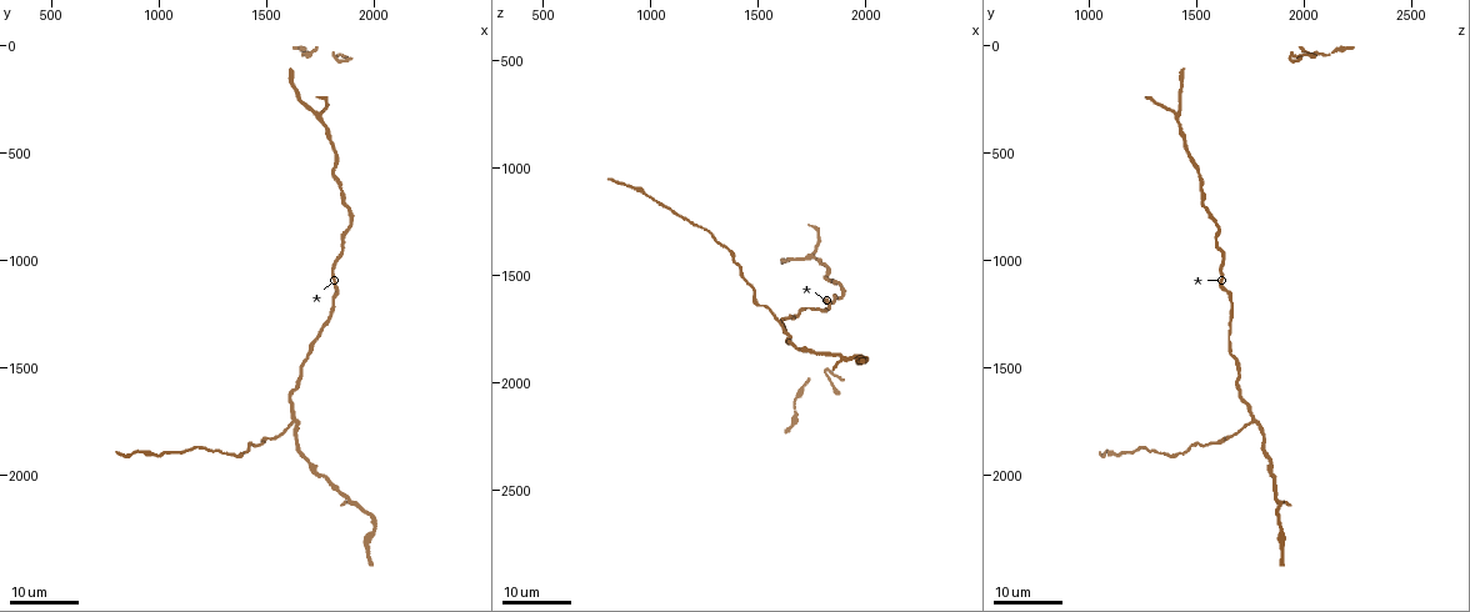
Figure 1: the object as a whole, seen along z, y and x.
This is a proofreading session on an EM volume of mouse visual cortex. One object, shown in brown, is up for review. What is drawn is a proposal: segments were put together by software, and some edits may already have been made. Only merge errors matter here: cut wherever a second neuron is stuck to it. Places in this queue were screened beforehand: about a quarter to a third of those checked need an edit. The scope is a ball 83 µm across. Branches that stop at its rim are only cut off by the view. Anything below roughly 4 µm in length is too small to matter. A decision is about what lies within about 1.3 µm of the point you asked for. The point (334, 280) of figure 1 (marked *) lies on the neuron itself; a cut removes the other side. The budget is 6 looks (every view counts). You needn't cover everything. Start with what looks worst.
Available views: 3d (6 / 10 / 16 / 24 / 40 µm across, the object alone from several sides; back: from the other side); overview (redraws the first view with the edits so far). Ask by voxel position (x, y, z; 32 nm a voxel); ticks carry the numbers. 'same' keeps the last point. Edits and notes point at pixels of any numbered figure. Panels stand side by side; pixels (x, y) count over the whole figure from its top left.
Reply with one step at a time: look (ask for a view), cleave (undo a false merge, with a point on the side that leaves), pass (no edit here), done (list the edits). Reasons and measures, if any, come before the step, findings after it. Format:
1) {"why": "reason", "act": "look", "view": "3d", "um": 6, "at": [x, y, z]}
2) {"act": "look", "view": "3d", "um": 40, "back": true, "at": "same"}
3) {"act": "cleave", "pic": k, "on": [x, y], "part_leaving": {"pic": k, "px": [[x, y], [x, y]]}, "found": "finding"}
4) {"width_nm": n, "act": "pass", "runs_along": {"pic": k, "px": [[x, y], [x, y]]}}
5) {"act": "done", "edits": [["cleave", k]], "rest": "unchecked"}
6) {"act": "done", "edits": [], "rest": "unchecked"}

{"why": "three-way junction", "act": "look", "view": "3d", "um": 16, "at": [1760, 320, 1410]}

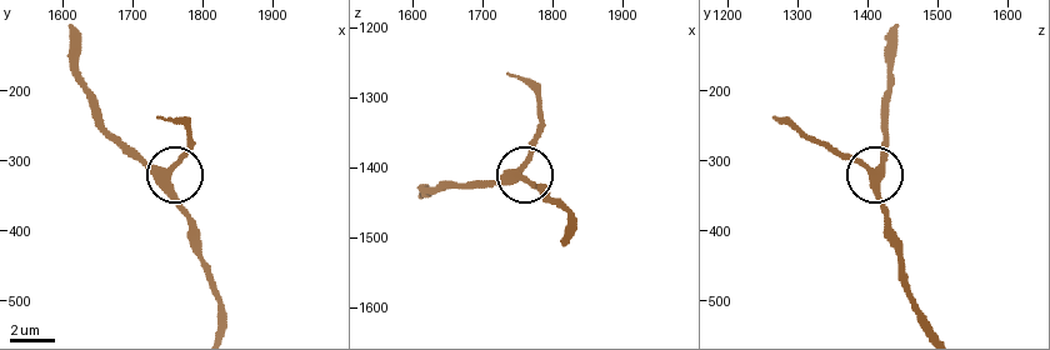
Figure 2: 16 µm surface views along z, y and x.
{"why": "closer look", "act": "look", "view": "3d", "um": 6, "at": [1750, 310, 1405]}

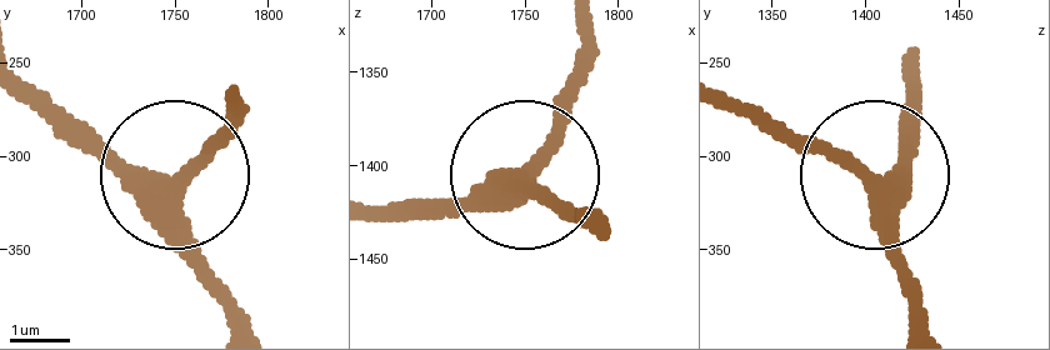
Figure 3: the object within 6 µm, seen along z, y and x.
{"width_nm": 330, "act": "pass", "found": "one neuron here"}

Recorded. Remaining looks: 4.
{"why": "three-way junction", "act": "look", "view": "3d", "um": 16, "at": [1640, 1760, 1760]}

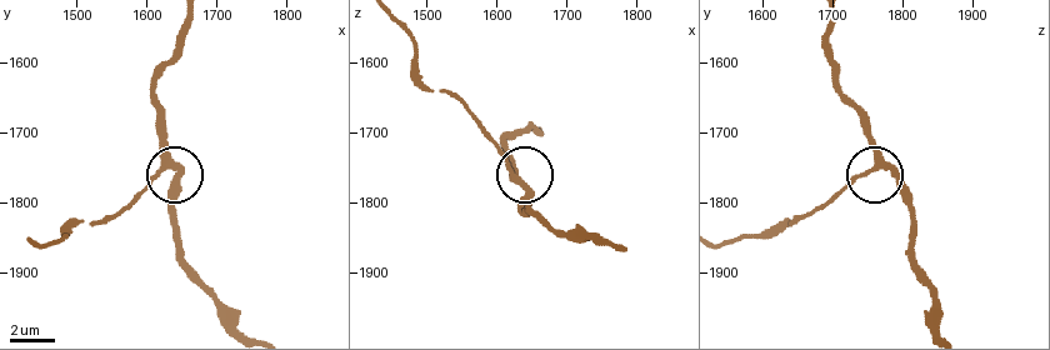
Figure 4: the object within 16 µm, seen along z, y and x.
{"why": "closer look", "act": "look", "view": "3d", "um": 10, "at": [1630, 1745, 1770]}

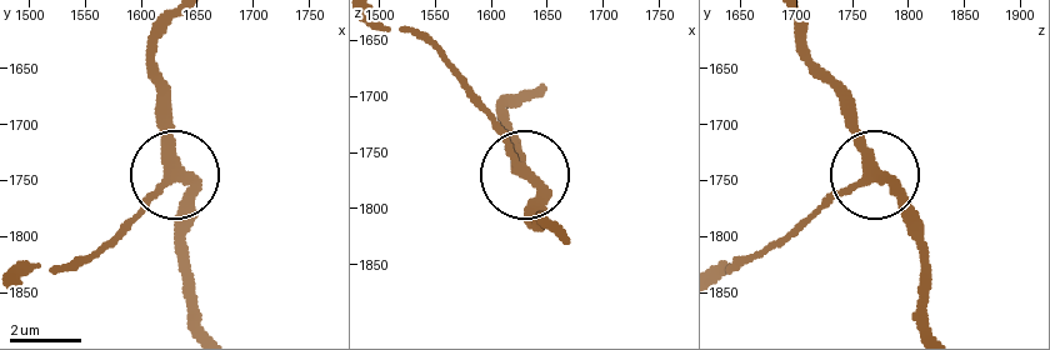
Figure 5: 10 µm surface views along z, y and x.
{"arms": 3, "act": "pass", "found": "one neuron here"}

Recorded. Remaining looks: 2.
{"act": "done", "edits": [], "rest": "unchecked"}

